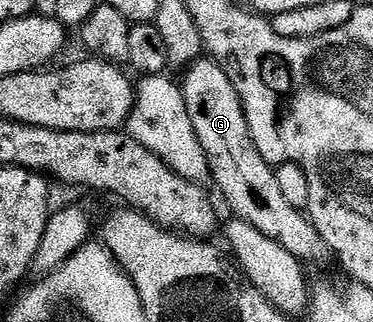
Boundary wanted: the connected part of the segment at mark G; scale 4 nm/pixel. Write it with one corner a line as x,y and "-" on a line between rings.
199,58
185,69
184,75
186,77
180,80
180,87
184,106
188,106
188,118
192,118
196,138
200,138
200,146
204,146
212,184
222,191
227,206
234,211
233,215
256,226
256,230
272,238
272,242
280,242
288,254
307,265
318,264
325,256
329,257
330,247
324,238
320,238
309,215
286,201
280,191
280,182
276,182
274,168
260,158
260,150
256,150
256,142
252,142
252,134
248,130
248,118
244,114
240,94
236,94
236,86
232,86
228,74
224,74
214,60

